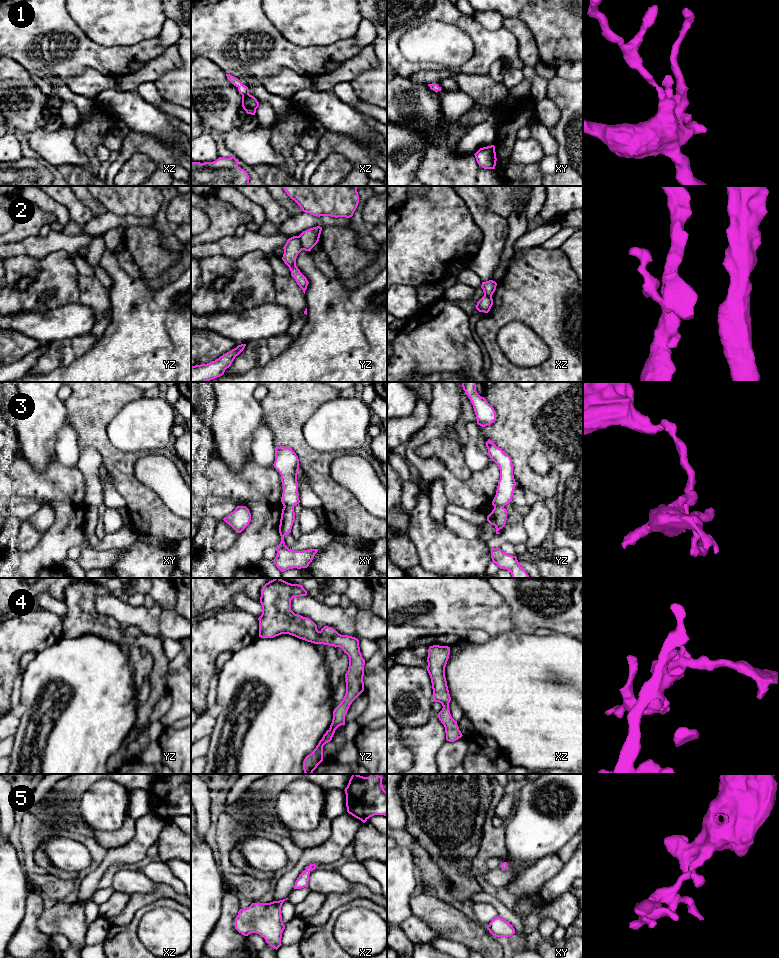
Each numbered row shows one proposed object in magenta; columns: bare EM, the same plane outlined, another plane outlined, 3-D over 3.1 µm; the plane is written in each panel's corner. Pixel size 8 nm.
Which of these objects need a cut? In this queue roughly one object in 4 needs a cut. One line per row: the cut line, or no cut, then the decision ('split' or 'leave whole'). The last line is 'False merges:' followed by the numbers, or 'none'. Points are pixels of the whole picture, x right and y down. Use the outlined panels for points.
1: cut none; leave whole
2: cut yz (297, 236), (302, 249); split
3: cut xy (284, 505), (293, 507); split
4: cut none; leave whole
5: cut none; leave whole
False merges: 2, 3

